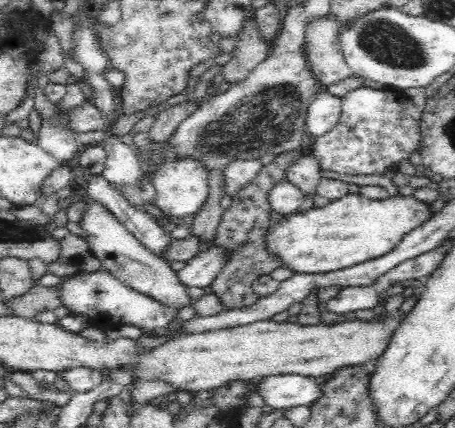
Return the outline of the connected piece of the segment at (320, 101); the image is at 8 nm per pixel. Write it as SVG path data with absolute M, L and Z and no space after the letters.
M327 90L315 94L307 108L306 132L311 139L326 134L338 120L341 111L341 98Z

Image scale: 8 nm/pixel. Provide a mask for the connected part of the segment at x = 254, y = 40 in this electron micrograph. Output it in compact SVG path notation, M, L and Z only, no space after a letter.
M254 18L248 20L242 28L240 38L236 40L233 57L222 68L219 75L228 84L244 82L244 78L268 58L272 45L266 44L260 36L258 25Z

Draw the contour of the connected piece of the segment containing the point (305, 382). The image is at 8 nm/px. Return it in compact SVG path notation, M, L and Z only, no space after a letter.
M300 375L266 376L255 380L255 391L262 396L267 410L288 408L293 406L312 406L322 396L322 384L318 384L314 377Z

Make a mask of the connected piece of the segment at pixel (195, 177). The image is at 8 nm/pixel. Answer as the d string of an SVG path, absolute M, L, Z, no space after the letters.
M169 157L166 165L163 165L153 177L153 186L156 189L155 206L164 214L172 217L172 220L185 221L192 219L206 203L209 193L209 174L198 163L183 159L176 161Z

